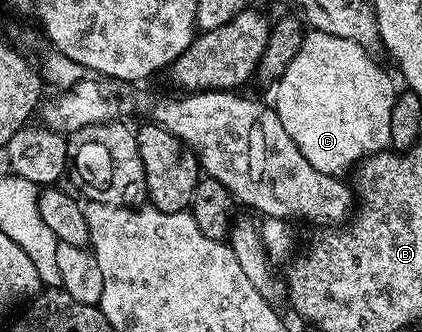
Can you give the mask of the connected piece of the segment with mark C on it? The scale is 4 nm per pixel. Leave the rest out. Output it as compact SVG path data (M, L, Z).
M310 29L303 34L296 57L292 57L288 69L273 88L272 106L280 117L280 125L296 141L300 153L308 157L308 165L320 173L341 176L342 171L349 172L363 157L389 148L389 121L398 89L377 63L356 41Z

